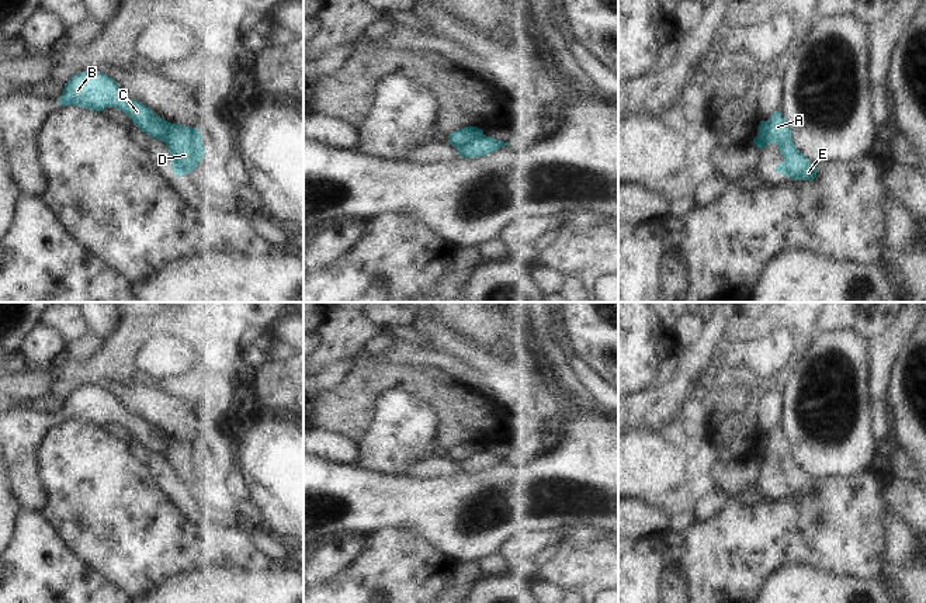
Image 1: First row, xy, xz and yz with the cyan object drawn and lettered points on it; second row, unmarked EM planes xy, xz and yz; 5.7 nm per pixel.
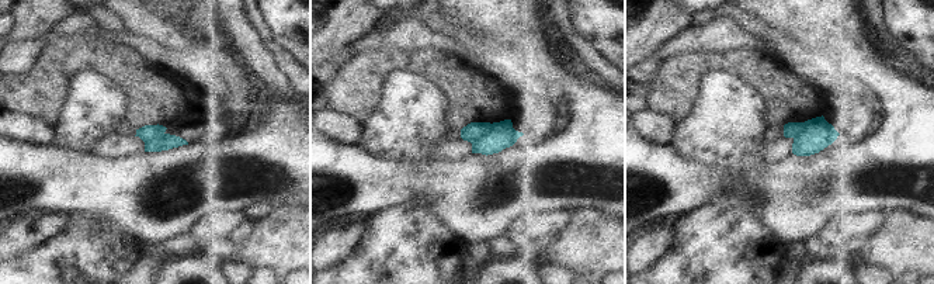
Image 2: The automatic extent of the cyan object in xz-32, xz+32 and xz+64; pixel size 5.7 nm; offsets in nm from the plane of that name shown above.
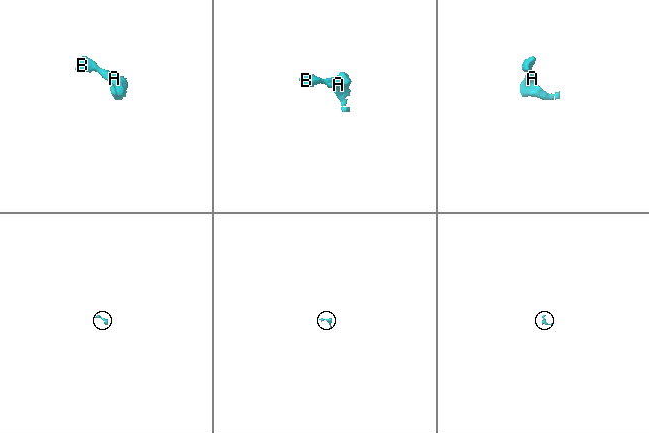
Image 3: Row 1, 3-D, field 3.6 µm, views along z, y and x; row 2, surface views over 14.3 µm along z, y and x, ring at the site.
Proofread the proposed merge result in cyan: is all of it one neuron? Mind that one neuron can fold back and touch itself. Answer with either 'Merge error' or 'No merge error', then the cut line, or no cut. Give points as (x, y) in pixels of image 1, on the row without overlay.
Merge error. Split along xz (482, 447), (457, 463)

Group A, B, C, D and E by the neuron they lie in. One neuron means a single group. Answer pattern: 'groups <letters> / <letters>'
groups A D E / B C

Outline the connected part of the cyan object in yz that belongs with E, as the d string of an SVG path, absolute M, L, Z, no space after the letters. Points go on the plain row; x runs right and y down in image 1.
M774 426L766 436L764 453L756 451L753 457L760 465L770 458L777 458L783 476L774 484L791 495L814 495L816 481L809 476L794 460L791 444L781 426Z

